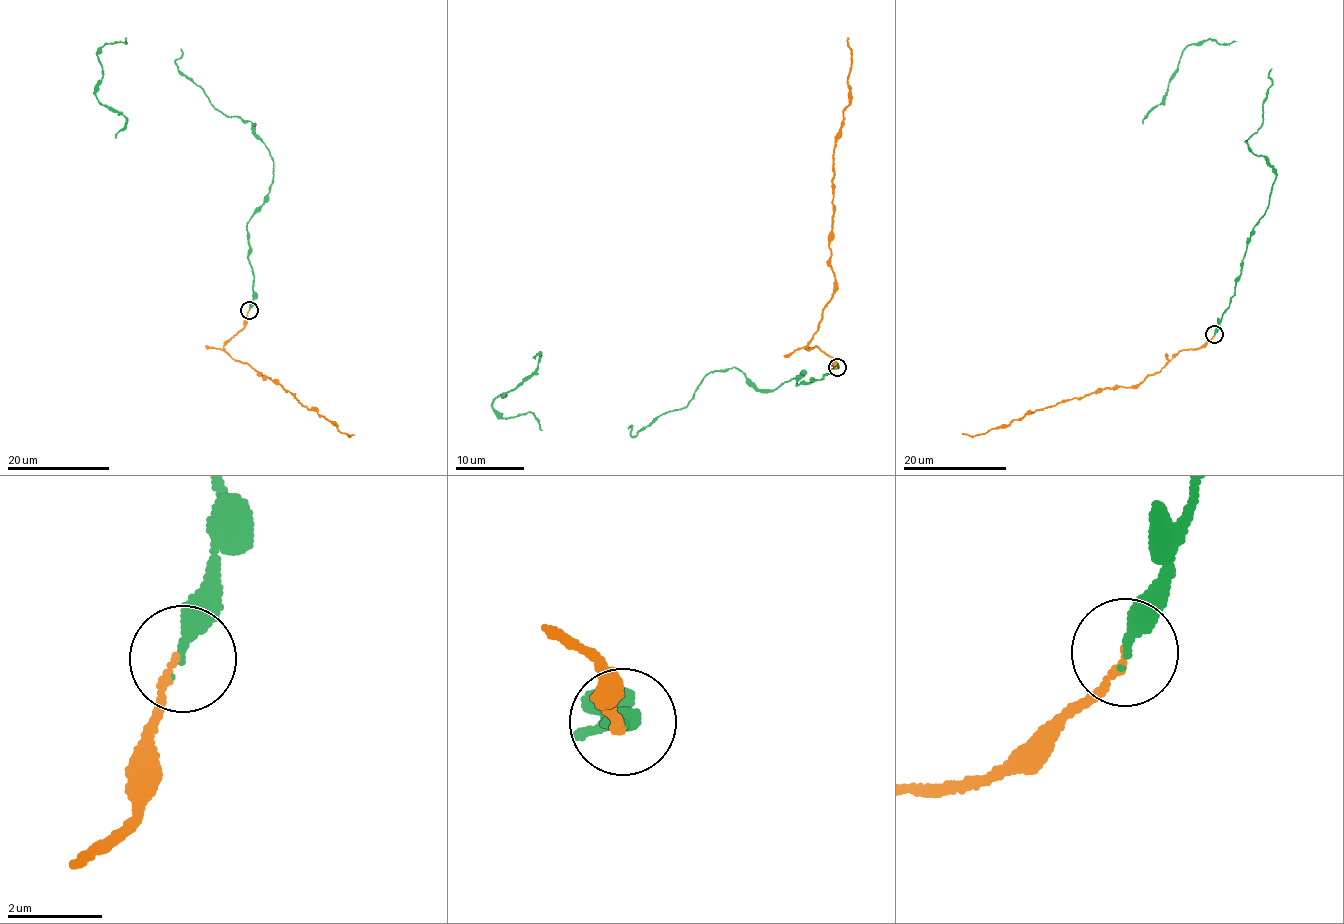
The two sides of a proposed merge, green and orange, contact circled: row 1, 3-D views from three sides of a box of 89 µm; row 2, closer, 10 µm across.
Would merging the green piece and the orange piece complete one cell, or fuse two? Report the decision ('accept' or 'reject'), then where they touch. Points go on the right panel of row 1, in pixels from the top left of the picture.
accept; at (1214, 334)

